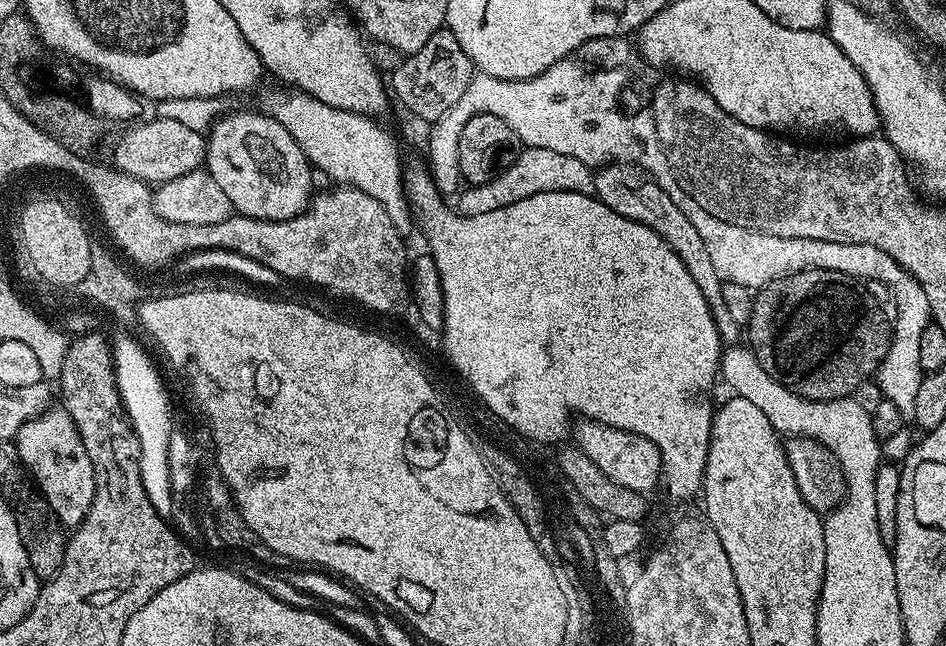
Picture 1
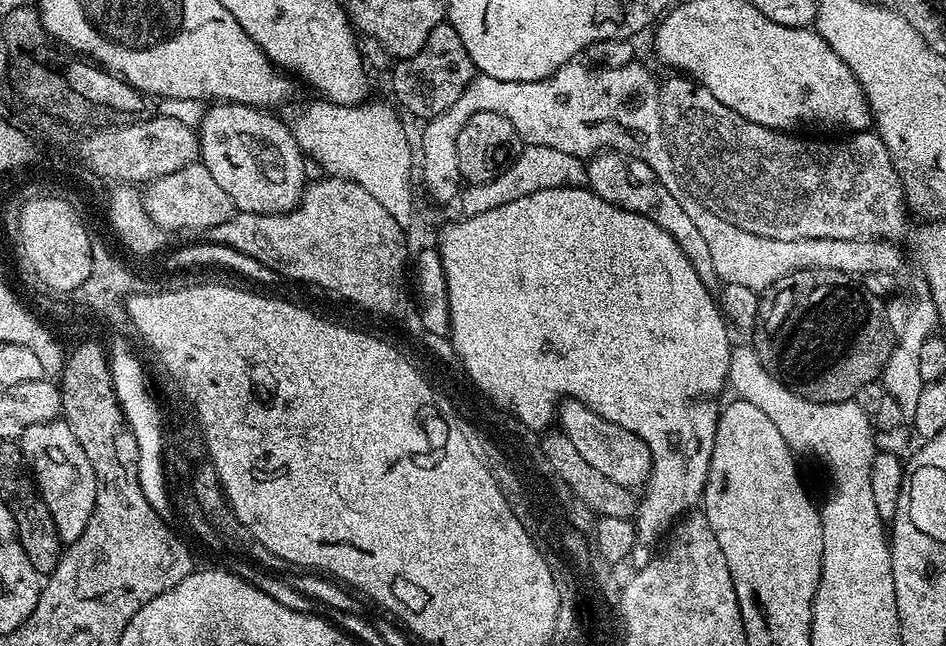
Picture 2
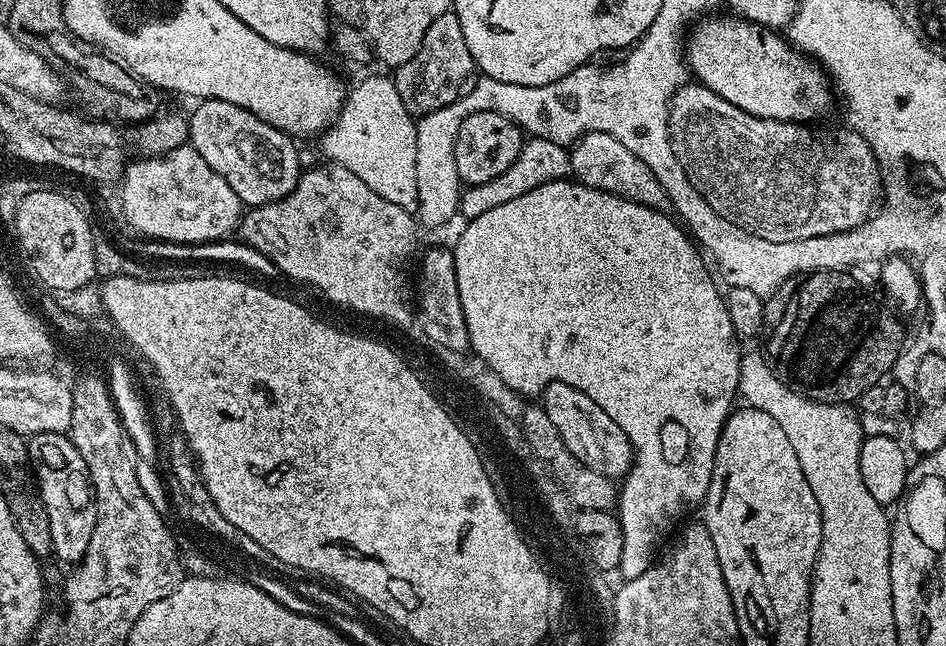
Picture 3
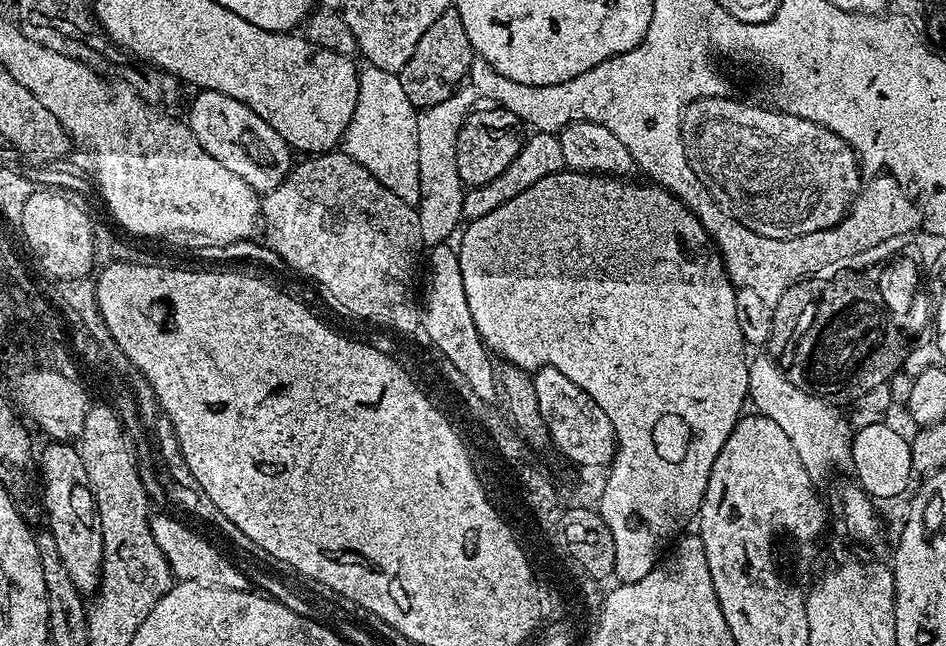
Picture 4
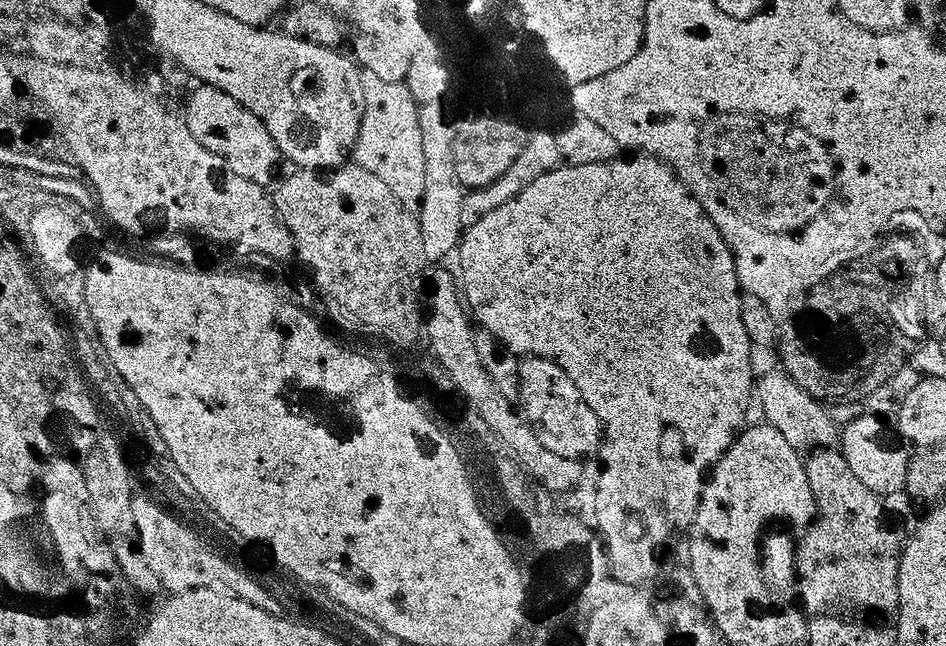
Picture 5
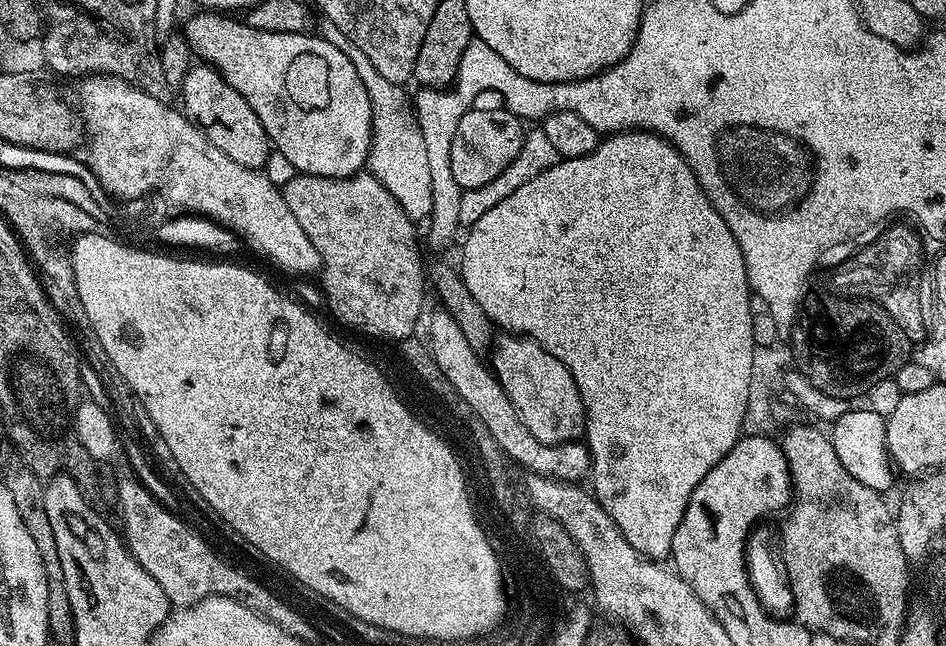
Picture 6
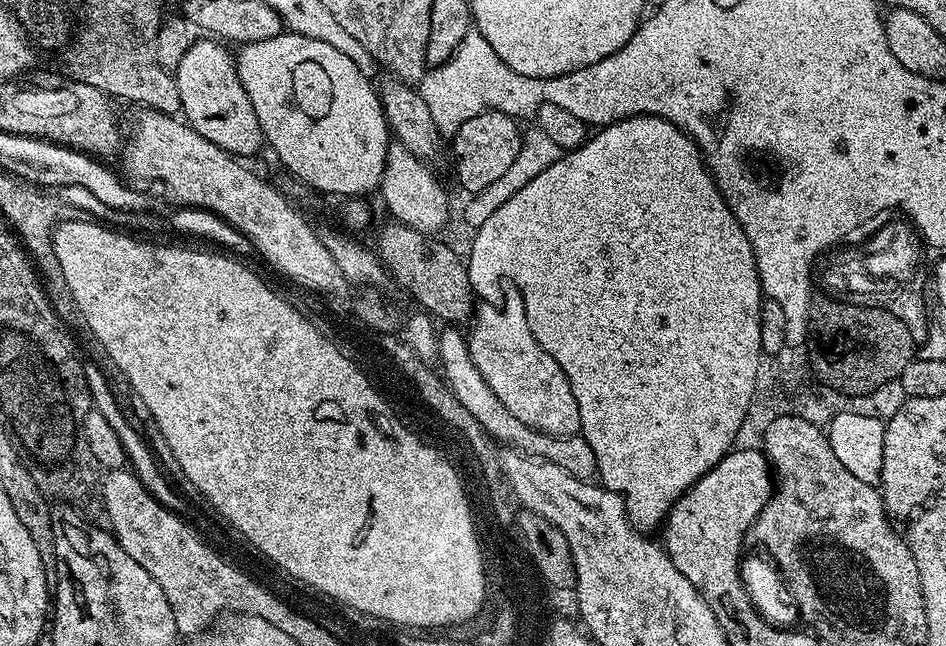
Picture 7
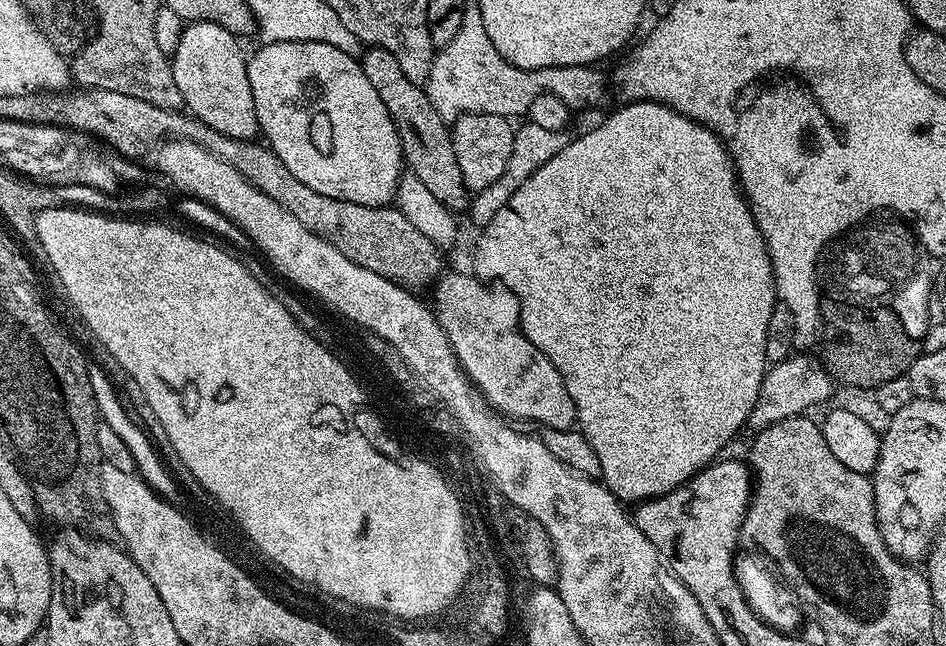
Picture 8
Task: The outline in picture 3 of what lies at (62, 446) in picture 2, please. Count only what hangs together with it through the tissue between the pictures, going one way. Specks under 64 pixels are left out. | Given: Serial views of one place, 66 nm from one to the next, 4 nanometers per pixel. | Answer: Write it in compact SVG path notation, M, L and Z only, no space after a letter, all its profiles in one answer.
M38 432L35 436L27 437L26 443L28 463L34 473L39 498L46 506L46 514L50 514L50 538L55 559L65 560L68 566L75 566L83 560L86 546L90 546L90 534L94 534L96 521L96 502L86 462L82 454L78 454L78 446L74 446L71 435L62 432Z

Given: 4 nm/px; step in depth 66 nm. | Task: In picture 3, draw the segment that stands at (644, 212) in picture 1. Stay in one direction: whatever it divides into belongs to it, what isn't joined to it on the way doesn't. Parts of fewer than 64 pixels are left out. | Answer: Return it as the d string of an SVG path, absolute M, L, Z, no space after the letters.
M588 132L580 137L570 148L570 172L579 183L609 192L611 196L621 196L630 202L657 208L659 212L669 211L668 195L662 190L662 182L654 178L654 170L650 170L638 154L622 146L614 134Z

